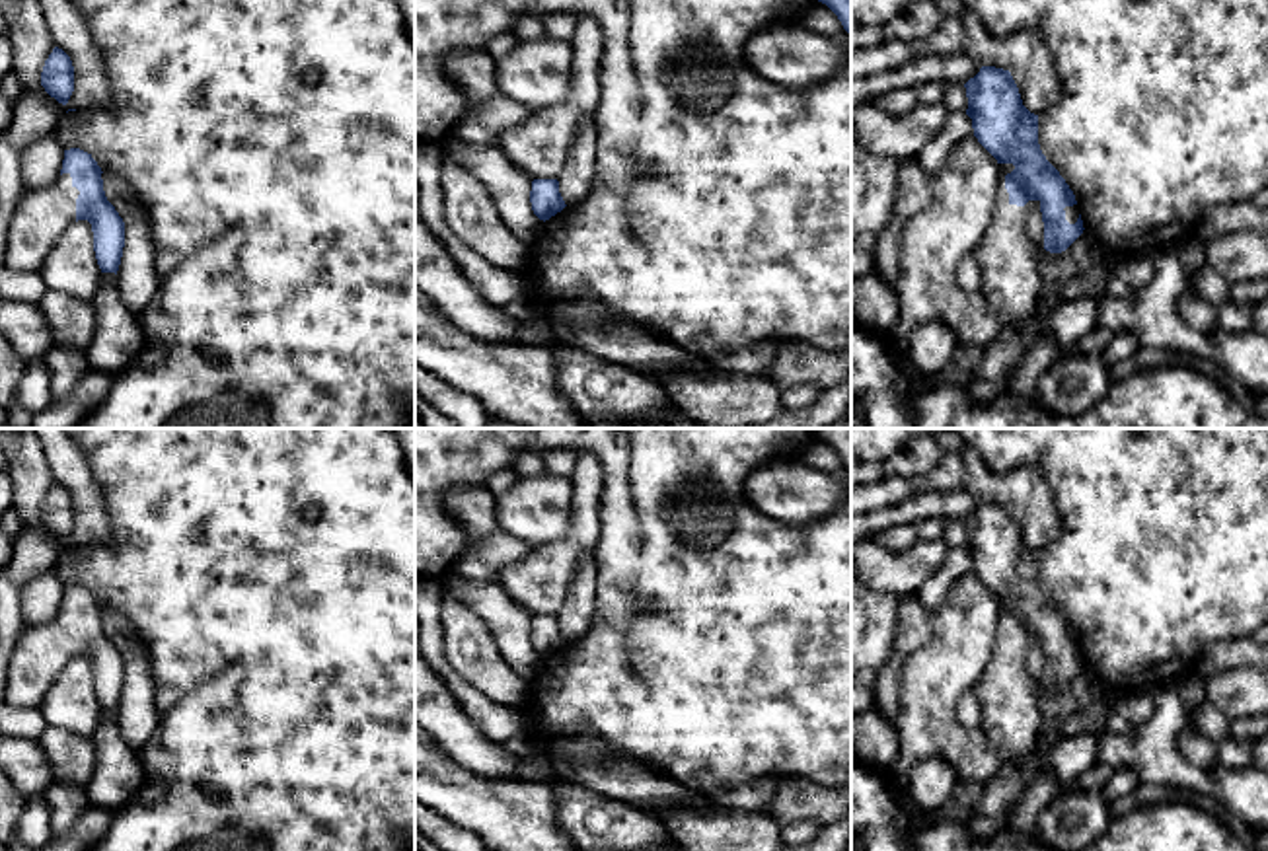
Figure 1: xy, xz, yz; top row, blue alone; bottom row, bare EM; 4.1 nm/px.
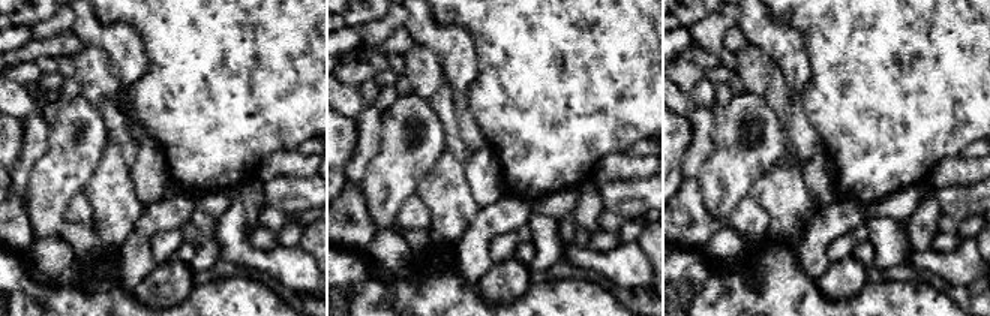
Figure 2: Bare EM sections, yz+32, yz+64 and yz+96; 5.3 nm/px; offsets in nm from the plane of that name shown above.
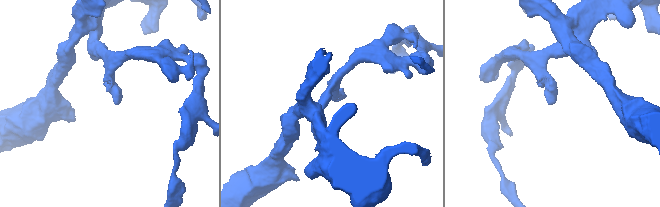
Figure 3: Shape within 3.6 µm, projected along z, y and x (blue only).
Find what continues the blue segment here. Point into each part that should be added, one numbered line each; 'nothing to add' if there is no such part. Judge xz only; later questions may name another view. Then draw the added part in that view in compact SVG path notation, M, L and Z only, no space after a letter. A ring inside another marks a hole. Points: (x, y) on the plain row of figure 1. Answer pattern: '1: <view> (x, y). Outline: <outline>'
1: xz (540, 581). Outline: M578 454L569 475L573 485L573 524L565 539L534 549L503 569L497 582L534 615L557 615L580 559L600 537L602 463L594 454Z

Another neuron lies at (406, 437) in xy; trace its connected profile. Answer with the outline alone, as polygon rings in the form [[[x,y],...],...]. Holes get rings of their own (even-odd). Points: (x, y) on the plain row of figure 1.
[[[395,428],[403,450],[405,465],[415,475],[415,428]]]

